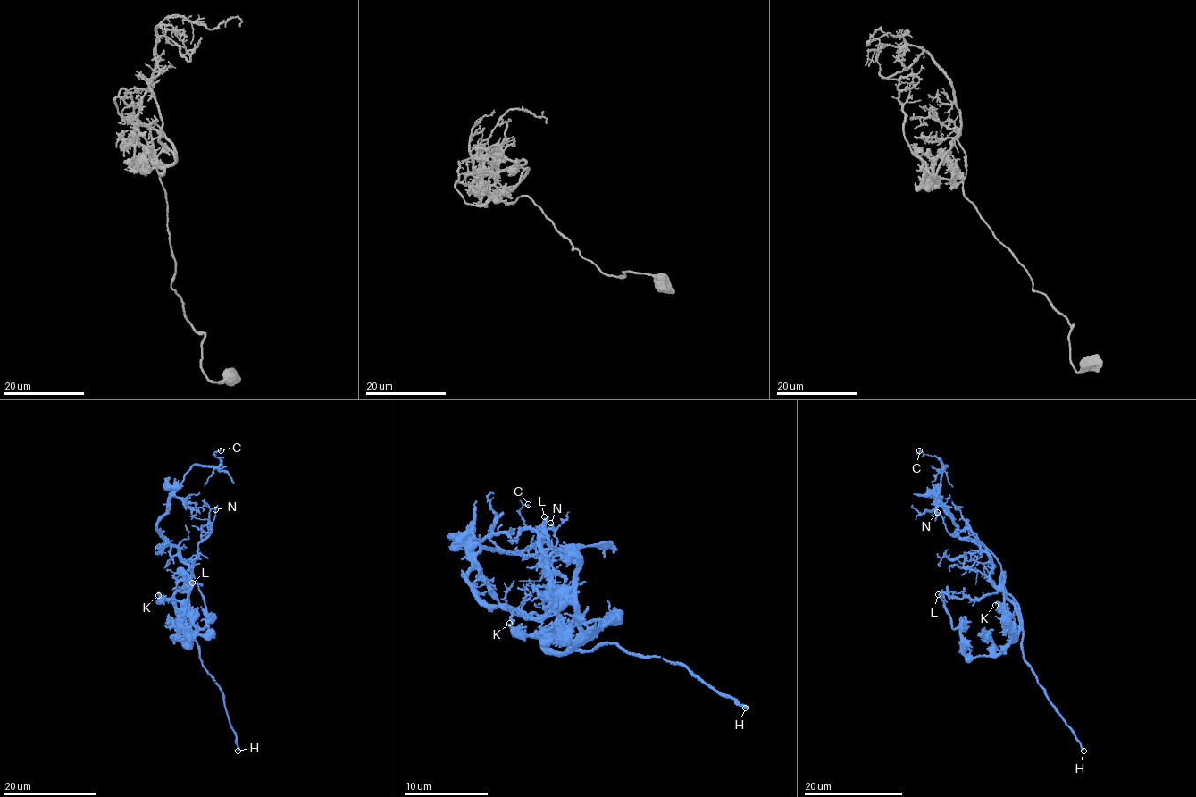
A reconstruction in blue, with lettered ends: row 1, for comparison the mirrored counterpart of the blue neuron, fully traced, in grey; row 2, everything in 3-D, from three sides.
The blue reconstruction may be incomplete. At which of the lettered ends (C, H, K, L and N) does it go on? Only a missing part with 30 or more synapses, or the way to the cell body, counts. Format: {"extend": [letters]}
{"extend": ["H", "L"]}

